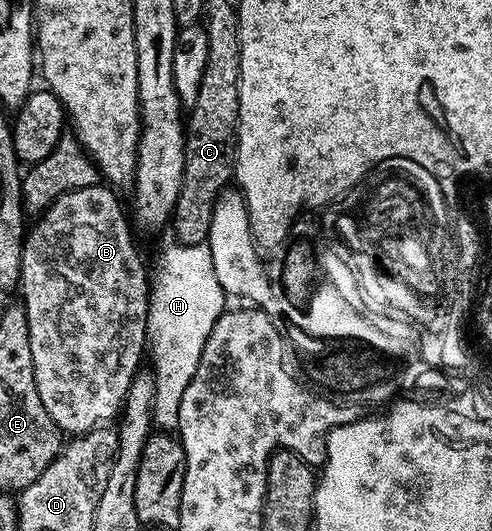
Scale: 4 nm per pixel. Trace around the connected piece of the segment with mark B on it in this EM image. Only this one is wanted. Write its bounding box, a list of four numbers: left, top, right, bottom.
[18,184,150,434]

